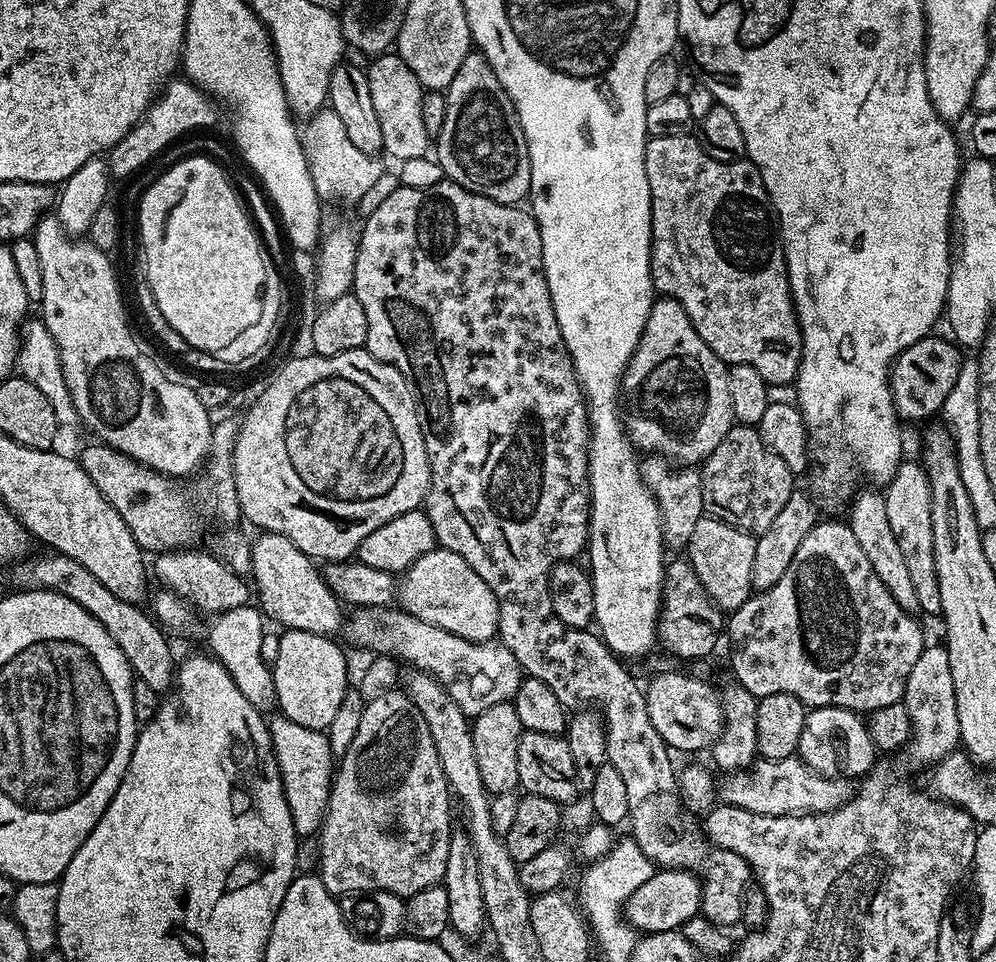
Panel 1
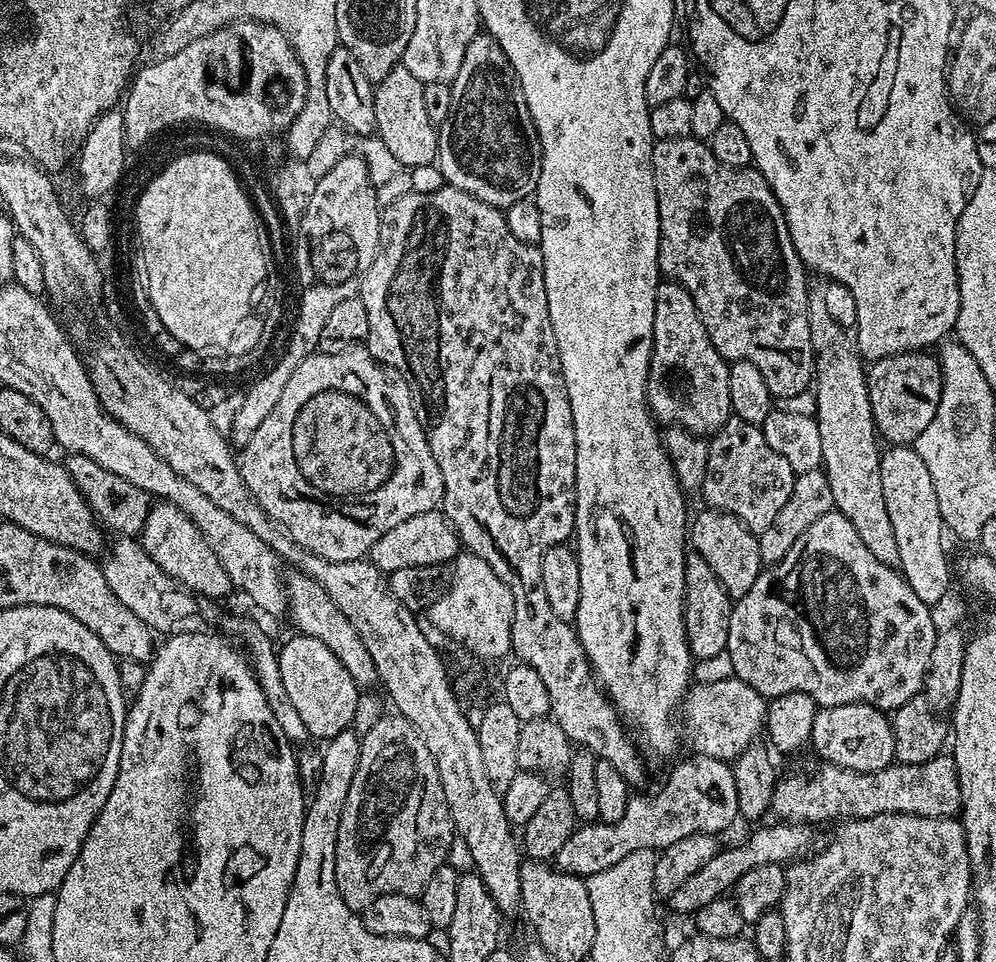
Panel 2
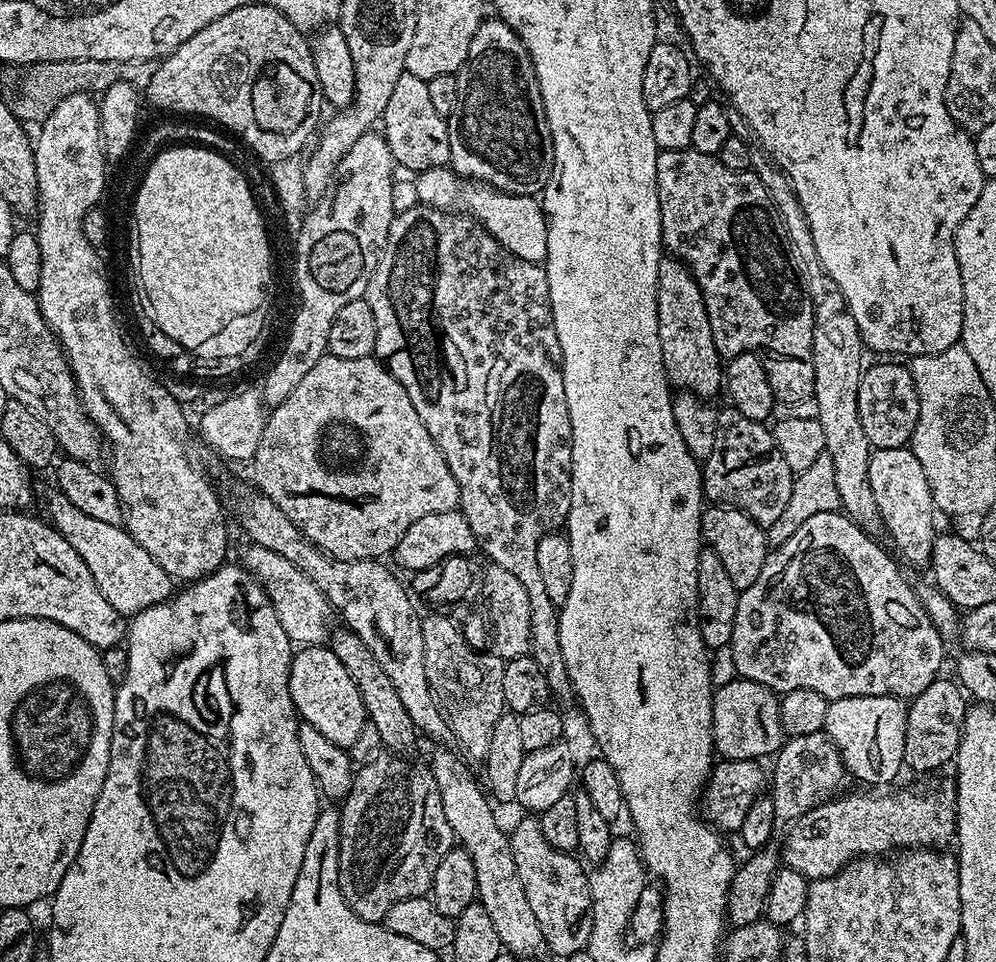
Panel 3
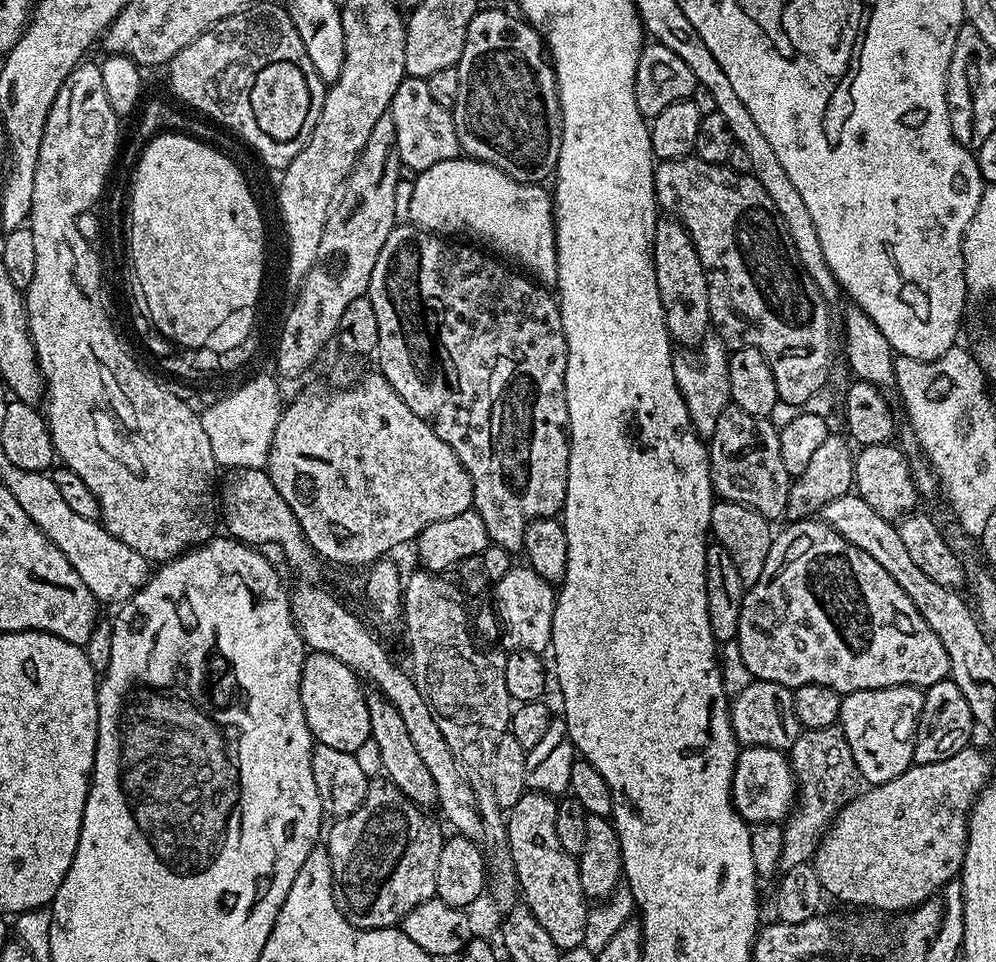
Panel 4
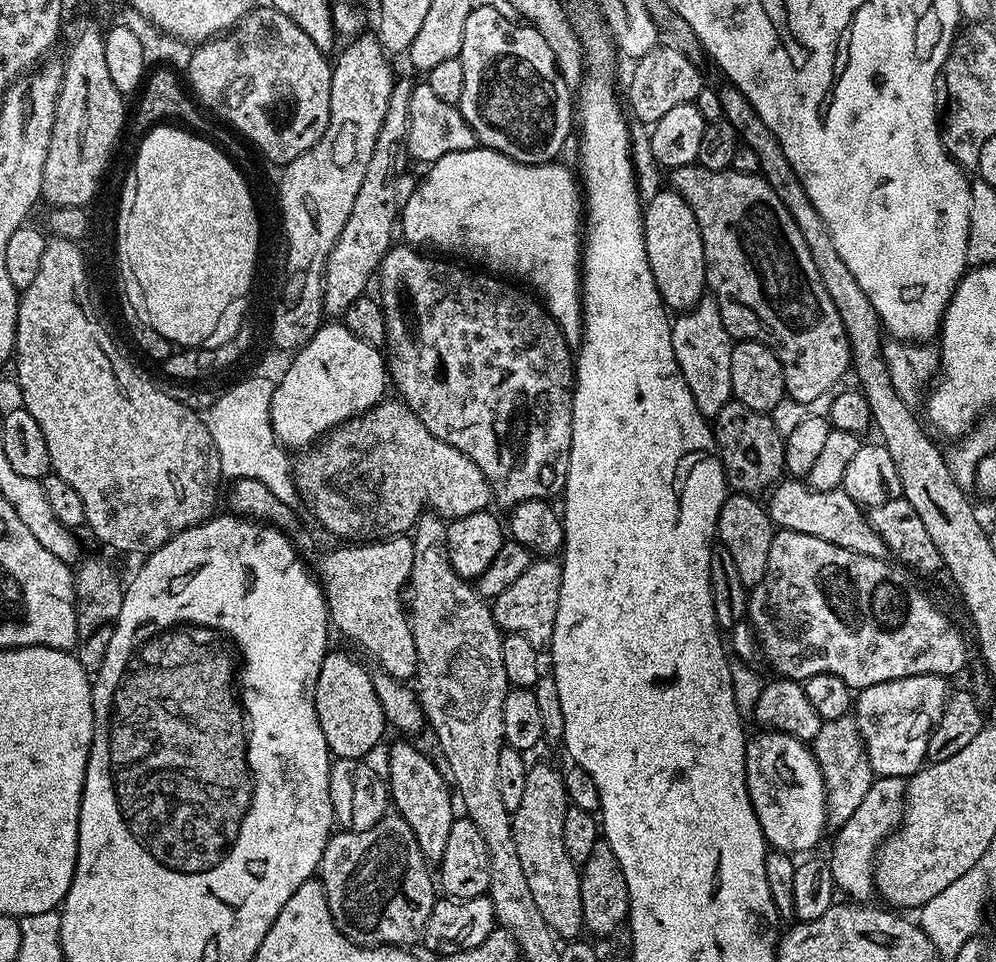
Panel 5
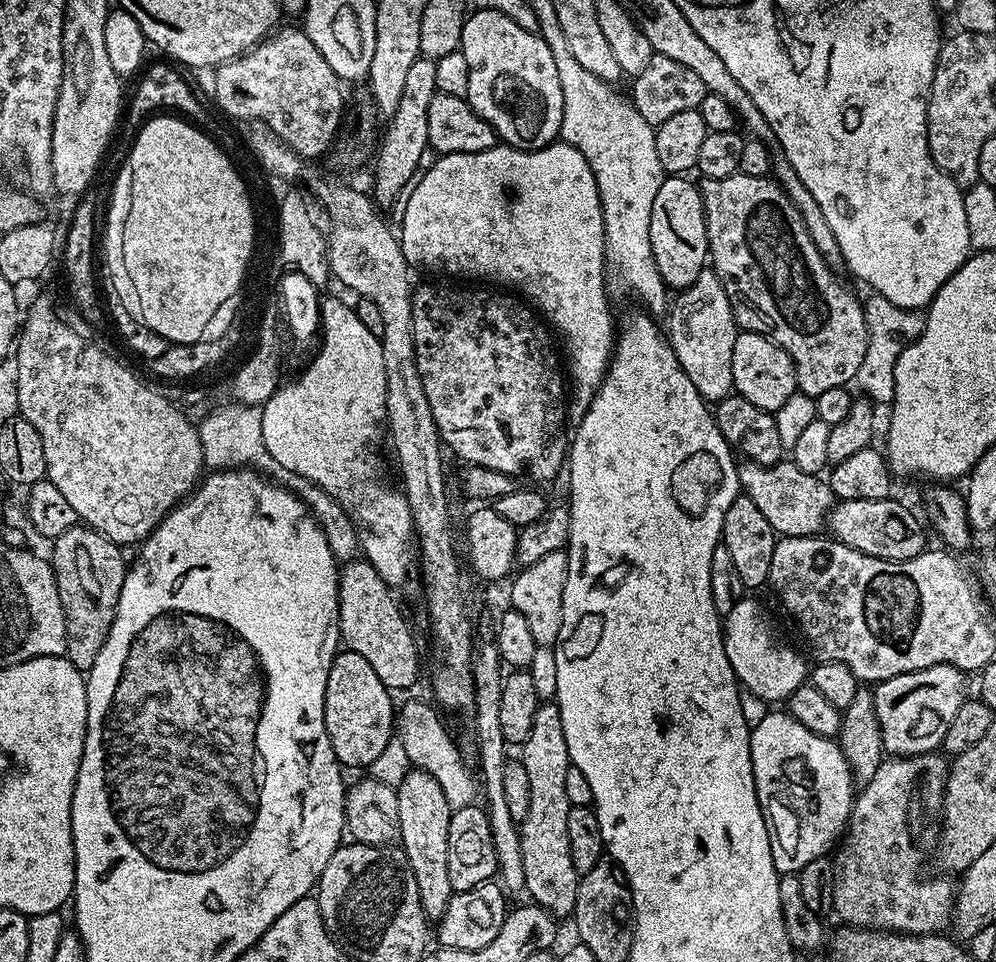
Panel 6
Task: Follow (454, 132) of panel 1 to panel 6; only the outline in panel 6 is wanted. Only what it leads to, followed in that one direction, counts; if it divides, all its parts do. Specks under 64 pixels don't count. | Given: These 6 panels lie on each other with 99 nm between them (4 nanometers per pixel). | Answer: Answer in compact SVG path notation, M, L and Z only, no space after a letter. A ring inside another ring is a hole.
M479 9L473 11L465 19L462 26L462 38L460 39L459 52L466 54L466 62L470 66L470 90L467 94L467 102L485 122L496 131L497 137L509 148L521 148L527 152L533 152L539 148L553 143L559 137L562 126L562 86L558 82L558 66L554 66L554 54L550 54L550 46L536 32L527 32L517 22L512 22L506 15L498 10Z

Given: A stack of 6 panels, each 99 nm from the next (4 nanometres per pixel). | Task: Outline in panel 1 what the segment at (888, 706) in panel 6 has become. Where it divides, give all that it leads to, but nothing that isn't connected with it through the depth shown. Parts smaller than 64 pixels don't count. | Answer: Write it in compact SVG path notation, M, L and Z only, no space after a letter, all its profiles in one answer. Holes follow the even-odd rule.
M848 708L811 709L802 726L802 738L798 738L796 755L818 775L834 776L837 780L863 778L878 763L878 753L865 717Z

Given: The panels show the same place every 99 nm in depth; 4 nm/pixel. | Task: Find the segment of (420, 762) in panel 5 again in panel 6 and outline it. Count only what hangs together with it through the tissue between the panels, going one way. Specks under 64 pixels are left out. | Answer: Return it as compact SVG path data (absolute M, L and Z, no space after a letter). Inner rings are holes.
M413 767L395 787L398 798L399 843L418 878L418 898L422 898L424 916L430 922L438 922L446 914L446 906L452 897L450 886L450 818L453 810L447 804L446 795L437 779L421 769Z

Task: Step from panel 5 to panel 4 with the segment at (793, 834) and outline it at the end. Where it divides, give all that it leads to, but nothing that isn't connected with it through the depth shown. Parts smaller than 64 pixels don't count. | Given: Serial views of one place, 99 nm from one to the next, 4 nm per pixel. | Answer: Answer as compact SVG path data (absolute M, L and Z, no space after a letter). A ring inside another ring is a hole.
M754 746L741 747L736 754L736 773L732 779L732 804L749 825L774 824L793 811L798 789L792 775L789 757L781 749Z

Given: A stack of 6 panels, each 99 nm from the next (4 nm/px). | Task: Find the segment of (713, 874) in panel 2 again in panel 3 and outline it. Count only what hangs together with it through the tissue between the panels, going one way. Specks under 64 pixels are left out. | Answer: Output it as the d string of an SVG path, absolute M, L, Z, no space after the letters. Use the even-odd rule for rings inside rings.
M928 778L924 784L924 788L904 788L901 792L888 792L892 790L884 790L881 796L844 796L837 795L835 798L825 800L823 804L819 804L817 808L811 808L802 819L795 821L791 825L792 828L788 832L788 837L784 840L784 852L782 851L782 860L787 867L798 870L798 874L802 874L808 881L825 880L834 874L838 874L847 864L861 858L880 858L885 854L891 853L893 850L911 850L913 848L934 848L939 849L941 846L953 839L956 834L956 782L955 779L948 780L932 780L936 778Z

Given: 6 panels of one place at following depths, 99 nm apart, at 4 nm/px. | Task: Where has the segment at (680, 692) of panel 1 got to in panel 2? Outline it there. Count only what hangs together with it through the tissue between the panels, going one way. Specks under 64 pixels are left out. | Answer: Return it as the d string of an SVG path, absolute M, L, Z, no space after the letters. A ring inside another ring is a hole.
M738 679L726 682L710 682L709 684L693 683L689 687L688 695L682 701L682 716L684 712L684 724L682 720L682 732L688 735L692 743L691 751L698 756L709 756L719 760L733 761L742 750L746 750L751 744L757 743L764 732L764 719L768 709L765 697L754 690L754 686L746 686L746 682Z

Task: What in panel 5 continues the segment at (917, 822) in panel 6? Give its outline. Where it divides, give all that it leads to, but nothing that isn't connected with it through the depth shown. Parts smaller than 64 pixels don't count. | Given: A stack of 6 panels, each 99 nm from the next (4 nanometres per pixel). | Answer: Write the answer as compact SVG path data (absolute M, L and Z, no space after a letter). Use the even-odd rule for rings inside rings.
M882 776L873 779L866 798L854 810L852 817L841 827L835 829L832 840L832 856L827 857L828 868L832 871L832 883L845 892L845 897L856 902L871 901L876 886L876 854L884 841L900 827L904 816L905 777Z

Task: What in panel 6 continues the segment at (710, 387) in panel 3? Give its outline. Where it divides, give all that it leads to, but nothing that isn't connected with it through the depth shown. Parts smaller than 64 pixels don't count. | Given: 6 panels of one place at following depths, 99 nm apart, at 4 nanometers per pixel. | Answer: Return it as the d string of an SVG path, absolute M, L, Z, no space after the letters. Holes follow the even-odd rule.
M684 174L665 175L650 210L650 250L654 250L658 274L662 274L665 285L672 290L689 288L710 260L704 203L699 187L688 179Z

